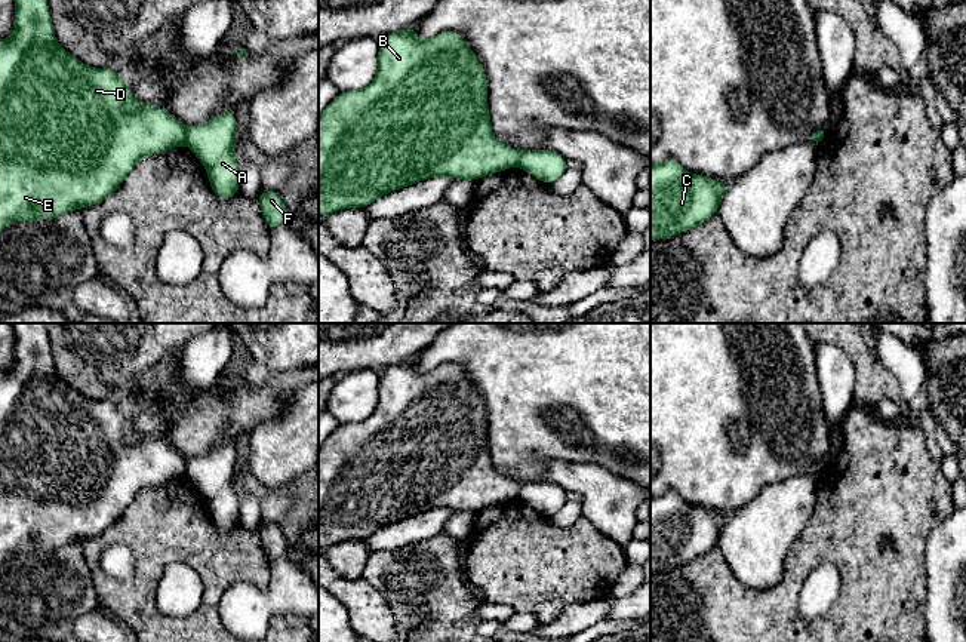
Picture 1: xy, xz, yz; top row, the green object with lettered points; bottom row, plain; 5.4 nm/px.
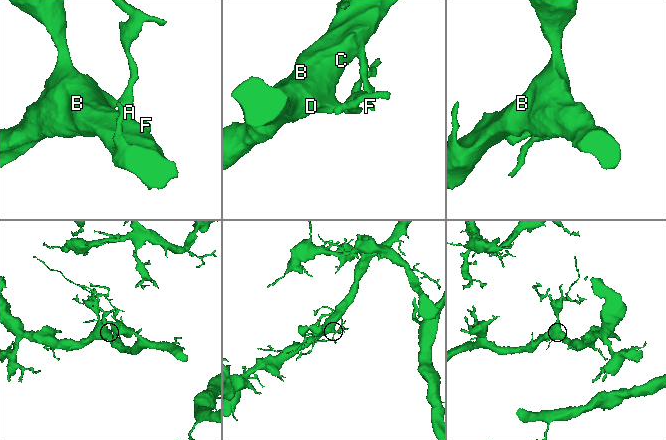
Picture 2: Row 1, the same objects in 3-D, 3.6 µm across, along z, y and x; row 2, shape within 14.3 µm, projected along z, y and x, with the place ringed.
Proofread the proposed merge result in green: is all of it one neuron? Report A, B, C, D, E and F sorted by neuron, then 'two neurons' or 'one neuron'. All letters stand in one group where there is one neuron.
A / B C D E F | two neurons

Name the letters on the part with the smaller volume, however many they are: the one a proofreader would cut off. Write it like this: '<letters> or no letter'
A

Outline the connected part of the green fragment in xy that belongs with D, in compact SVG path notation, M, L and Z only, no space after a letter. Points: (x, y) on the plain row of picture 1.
M12 323L13 365L0 372L0 563L16 553L53 552L101 535L151 486L187 476L187 460L163 439L139 436L123 406L80 394L56 374L46 323Z

